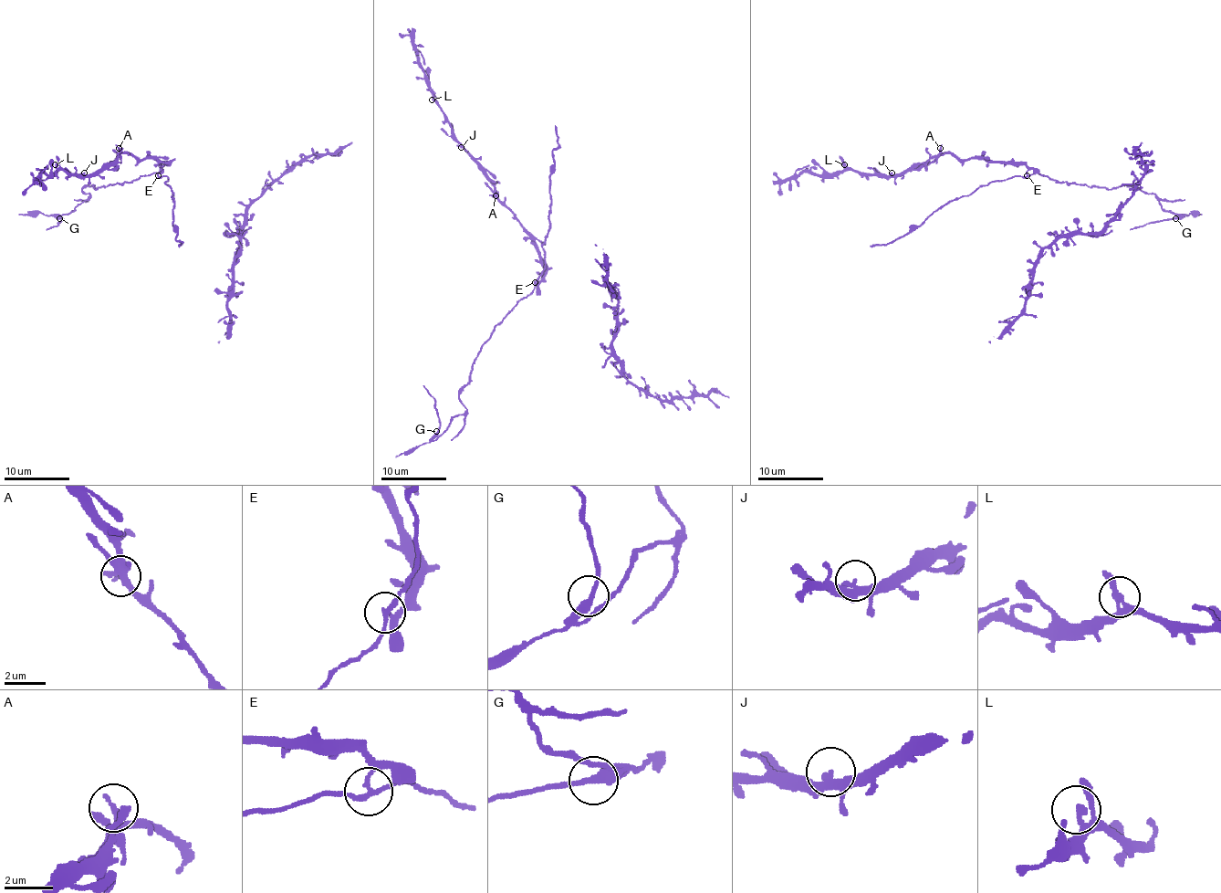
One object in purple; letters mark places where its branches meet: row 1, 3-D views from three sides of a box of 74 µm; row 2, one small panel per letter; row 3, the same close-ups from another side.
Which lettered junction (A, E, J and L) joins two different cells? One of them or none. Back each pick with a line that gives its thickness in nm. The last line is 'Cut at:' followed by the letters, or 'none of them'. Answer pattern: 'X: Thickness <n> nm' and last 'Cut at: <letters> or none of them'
E: Thickness 180 nm
Cut at: E

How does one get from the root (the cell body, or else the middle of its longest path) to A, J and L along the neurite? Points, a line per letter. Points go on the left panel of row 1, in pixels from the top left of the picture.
A: (157, 173), (167, 162), (151, 158), (136, 160), (128, 153), (121, 153), (119, 148)
J: (157, 173), (167, 162), (151, 158), (136, 160), (130, 153), (121, 153), (110, 164), (90, 174), (84, 173)
L: (157, 173), (167, 162), (136, 160), (130, 153), (84, 176), (71, 176), (55, 164)

